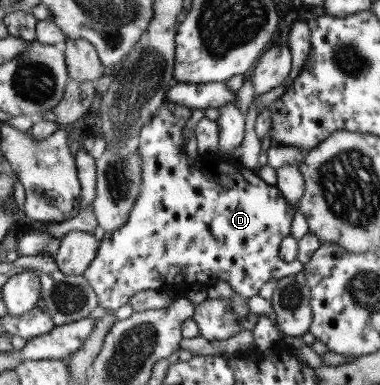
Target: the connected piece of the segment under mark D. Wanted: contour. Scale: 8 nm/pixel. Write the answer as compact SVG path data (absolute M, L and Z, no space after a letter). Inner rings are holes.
M165 100L162 107L157 111L155 116L141 129L141 135L139 139L139 154L143 161L143 184L141 187L140 195L137 202L134 204L134 209L131 212L128 222L119 230L107 233L101 240L101 246L96 259L91 263L91 267L87 269L84 277L90 282L90 285L95 289L95 292L99 295L99 302L101 307L105 307L110 310L117 310L130 303L132 295L140 293L140 291L146 291L146 289L161 289L167 292L178 293L178 297L185 295L189 287L196 287L201 285L204 288L214 287L218 281L227 281L231 286L232 291L239 293L244 297L256 297L260 293L260 289L270 281L270 279L279 280L280 278L294 275L302 272L305 269L305 265L296 261L288 263L280 257L280 250L282 240L285 237L292 236L292 224L295 221L295 215L298 208L295 208L295 204L288 203L284 194L279 190L278 185L269 185L260 179L252 168L248 168L248 181L244 177L244 165L240 163L240 169L232 169L232 181L224 181L224 187L218 187L214 181L216 181L216 173L214 173L214 179L206 177L204 171L196 171L198 169L198 163L194 163L194 160L190 158L190 155L186 153L184 148L184 127L188 125L188 119L192 117L192 108L177 104L176 102L169 102Z

